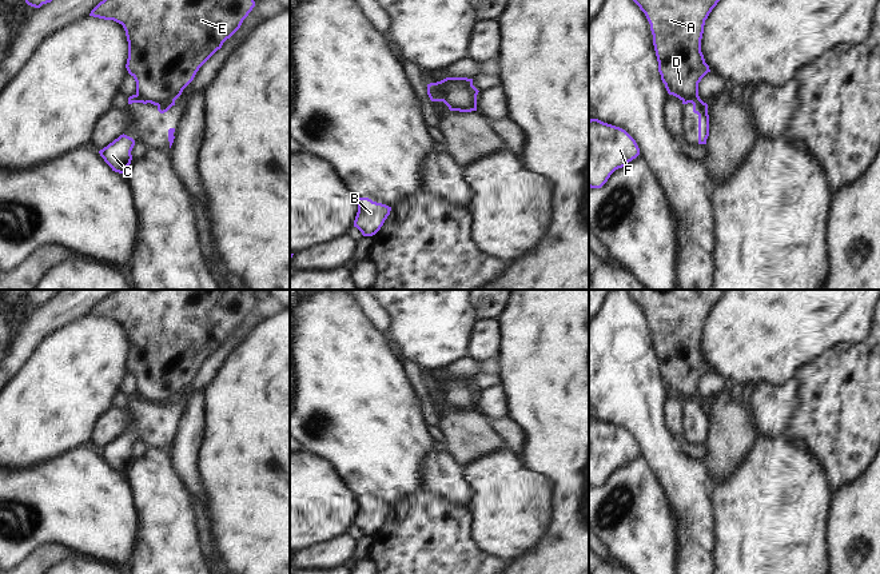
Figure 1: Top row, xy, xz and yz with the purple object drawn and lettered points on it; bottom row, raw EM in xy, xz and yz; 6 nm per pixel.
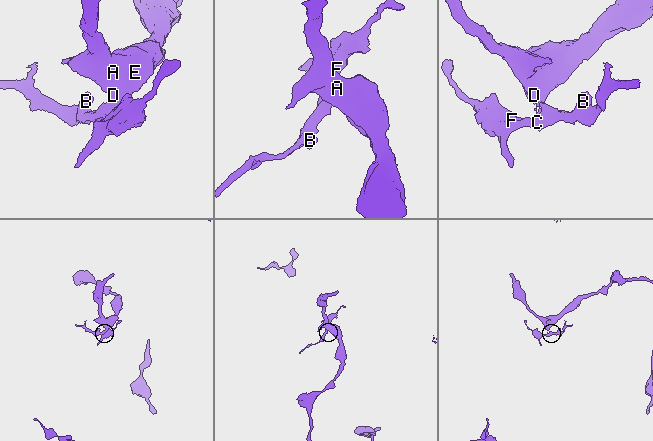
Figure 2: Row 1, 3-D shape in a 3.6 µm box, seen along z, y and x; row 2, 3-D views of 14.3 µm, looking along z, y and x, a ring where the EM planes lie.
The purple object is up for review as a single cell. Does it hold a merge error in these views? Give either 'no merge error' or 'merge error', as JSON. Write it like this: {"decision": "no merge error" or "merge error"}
{"decision": "merge error"}

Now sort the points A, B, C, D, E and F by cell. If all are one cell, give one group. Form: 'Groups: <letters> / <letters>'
Groups: A D E / B C F

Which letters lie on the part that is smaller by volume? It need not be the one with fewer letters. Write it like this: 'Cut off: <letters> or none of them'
Cut off: B, C, F

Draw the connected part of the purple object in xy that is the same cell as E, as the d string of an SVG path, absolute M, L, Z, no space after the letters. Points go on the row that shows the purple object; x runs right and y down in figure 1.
M103 0L89 16L123 25L128 41L126 68L136 81L136 95L154 105L163 105L182 95L199 68L240 28L254 7L254 0Z

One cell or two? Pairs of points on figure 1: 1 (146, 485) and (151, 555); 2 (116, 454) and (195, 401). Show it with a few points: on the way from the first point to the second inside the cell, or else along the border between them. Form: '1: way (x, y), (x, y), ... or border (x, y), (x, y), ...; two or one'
1: way (151, 502), (151, 538); one
2: border (203, 389), (199, 389), (187, 401), (172, 438); two

